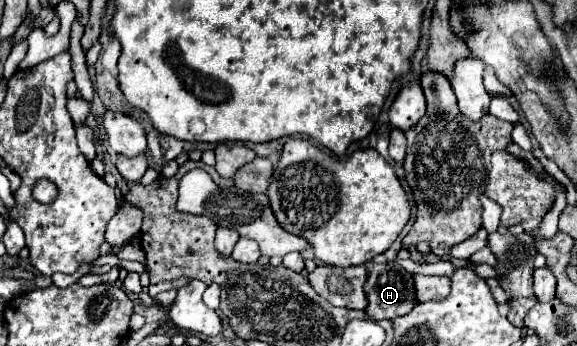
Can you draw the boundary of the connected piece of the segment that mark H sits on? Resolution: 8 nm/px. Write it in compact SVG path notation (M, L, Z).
M370 262L368 264L368 282L364 286L364 292L368 296L366 314L376 322L394 320L398 316L404 316L418 304L416 302L414 276L394 262Z

